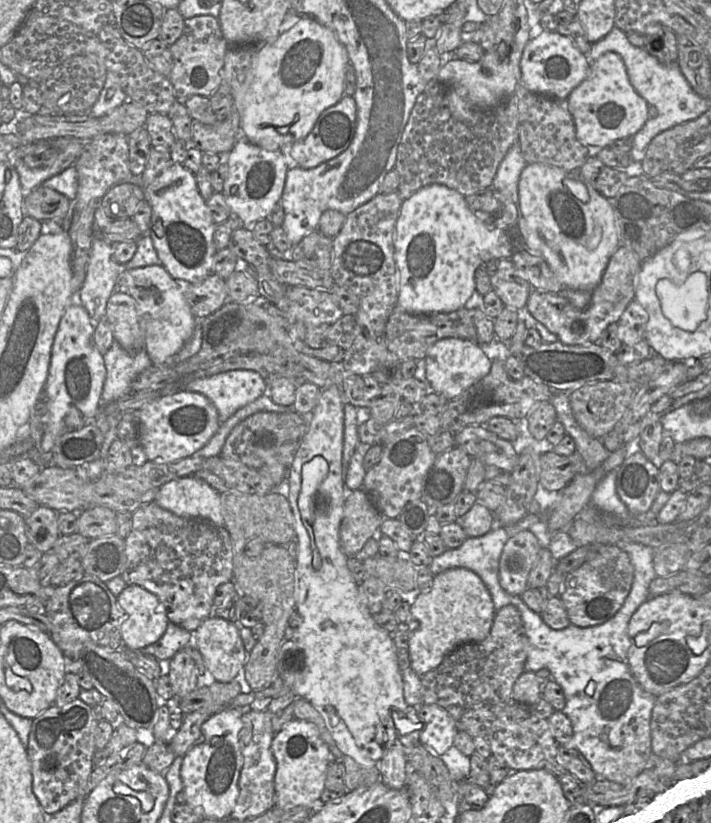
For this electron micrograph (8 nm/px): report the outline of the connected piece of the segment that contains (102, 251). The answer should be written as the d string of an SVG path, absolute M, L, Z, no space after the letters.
M93 235L86 277L81 289L73 295L73 303L80 304L85 308L94 328L105 315L108 299L112 292L116 290L116 283L120 273L125 270L124 265L120 265L113 260L112 254L113 245Z

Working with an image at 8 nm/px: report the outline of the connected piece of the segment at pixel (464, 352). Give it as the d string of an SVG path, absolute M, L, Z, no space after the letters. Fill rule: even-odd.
M460 338L438 340L426 354L426 378L429 390L452 400L485 377L492 365L492 349Z

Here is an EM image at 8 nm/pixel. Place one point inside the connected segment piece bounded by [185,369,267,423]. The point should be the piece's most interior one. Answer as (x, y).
(229, 391)

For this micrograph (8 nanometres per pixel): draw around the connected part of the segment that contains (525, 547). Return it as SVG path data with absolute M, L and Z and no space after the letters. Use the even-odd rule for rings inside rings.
M528 529L509 536L499 560L499 582L505 592L520 596L526 590L529 574L536 565L542 548L540 540Z

